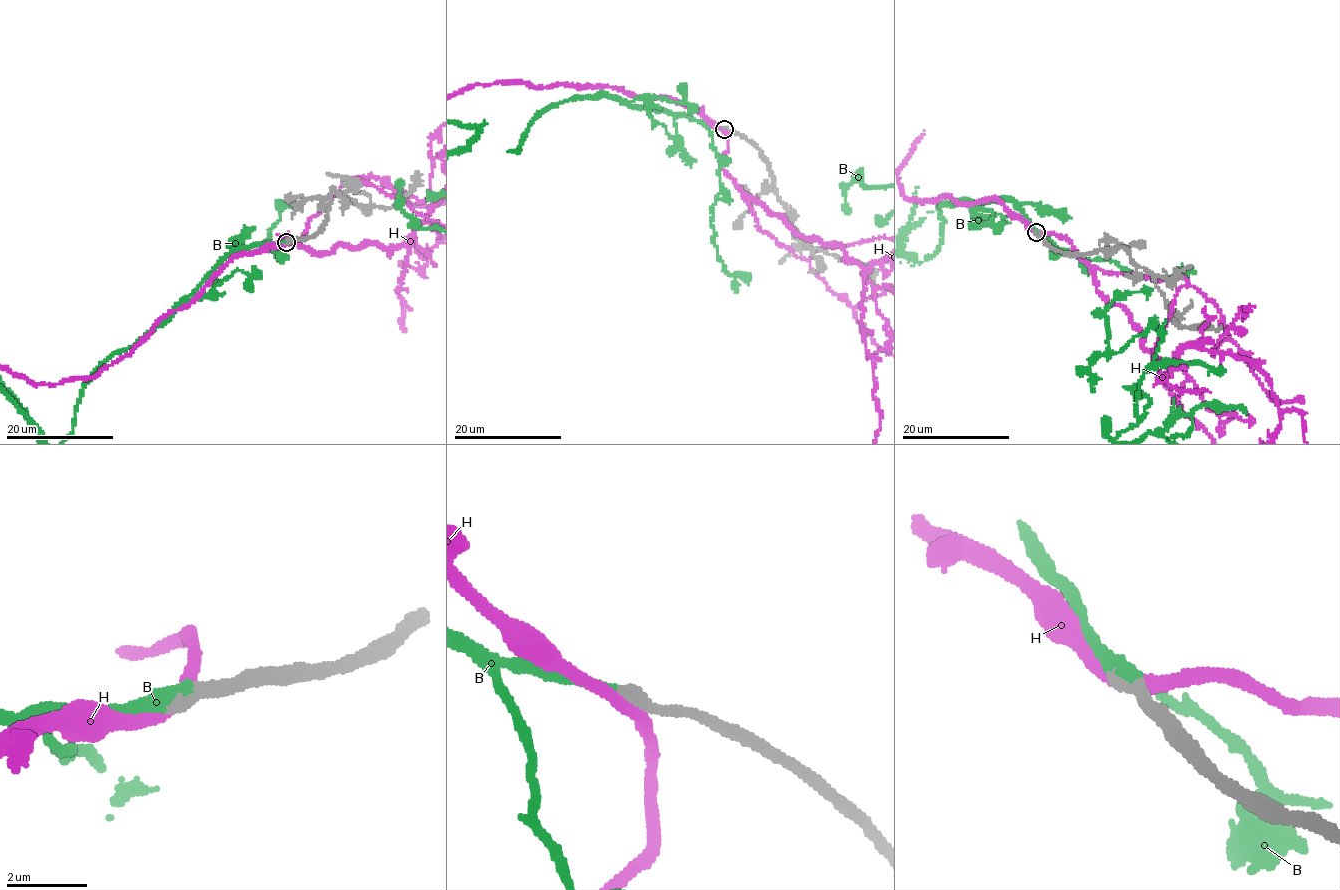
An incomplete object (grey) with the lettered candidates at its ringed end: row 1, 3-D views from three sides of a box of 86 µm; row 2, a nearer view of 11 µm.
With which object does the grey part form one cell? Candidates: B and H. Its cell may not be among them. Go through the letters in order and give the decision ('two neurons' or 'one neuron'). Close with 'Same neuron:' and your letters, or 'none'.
B: one neuron
H: two neurons
Same neuron: B

